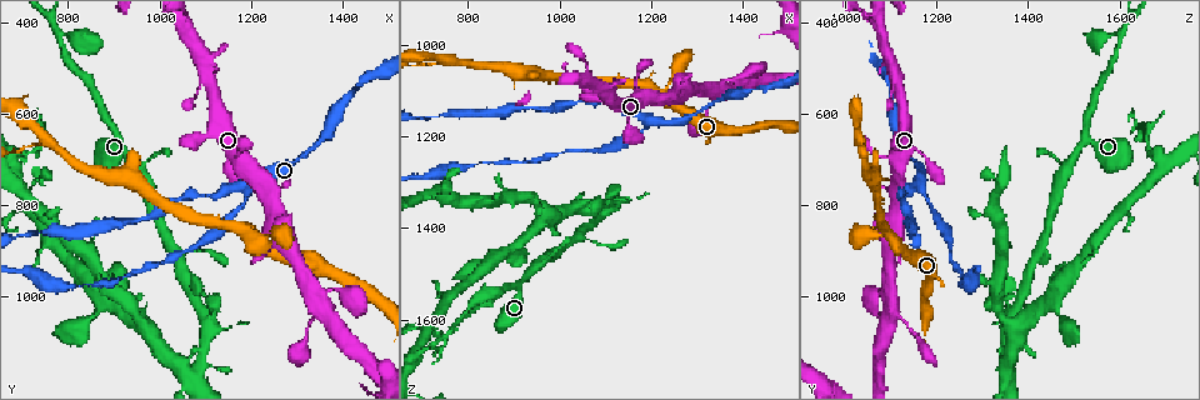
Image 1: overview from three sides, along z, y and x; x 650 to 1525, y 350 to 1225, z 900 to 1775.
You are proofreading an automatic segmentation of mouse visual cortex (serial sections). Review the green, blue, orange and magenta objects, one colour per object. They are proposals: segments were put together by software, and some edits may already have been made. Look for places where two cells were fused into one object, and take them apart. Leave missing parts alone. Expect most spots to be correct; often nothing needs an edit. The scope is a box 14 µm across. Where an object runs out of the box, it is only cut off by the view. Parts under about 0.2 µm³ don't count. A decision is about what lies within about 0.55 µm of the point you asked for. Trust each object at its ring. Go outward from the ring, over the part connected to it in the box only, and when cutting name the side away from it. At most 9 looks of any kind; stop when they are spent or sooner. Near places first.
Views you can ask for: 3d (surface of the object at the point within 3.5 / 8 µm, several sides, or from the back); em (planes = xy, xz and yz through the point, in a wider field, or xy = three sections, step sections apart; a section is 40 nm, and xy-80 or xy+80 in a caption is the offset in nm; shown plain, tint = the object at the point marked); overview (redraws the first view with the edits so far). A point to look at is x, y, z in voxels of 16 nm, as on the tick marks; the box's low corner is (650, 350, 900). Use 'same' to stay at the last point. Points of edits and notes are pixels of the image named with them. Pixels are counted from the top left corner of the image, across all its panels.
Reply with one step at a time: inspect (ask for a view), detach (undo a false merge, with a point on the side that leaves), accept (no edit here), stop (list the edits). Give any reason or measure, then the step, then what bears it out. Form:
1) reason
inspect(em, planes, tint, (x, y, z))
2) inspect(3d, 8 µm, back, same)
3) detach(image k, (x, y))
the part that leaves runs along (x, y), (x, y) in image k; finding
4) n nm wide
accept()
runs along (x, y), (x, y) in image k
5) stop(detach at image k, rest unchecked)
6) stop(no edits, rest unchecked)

two arms in line, one across
inspect(3d, 3.5 µm, (1200, 750, 1160))

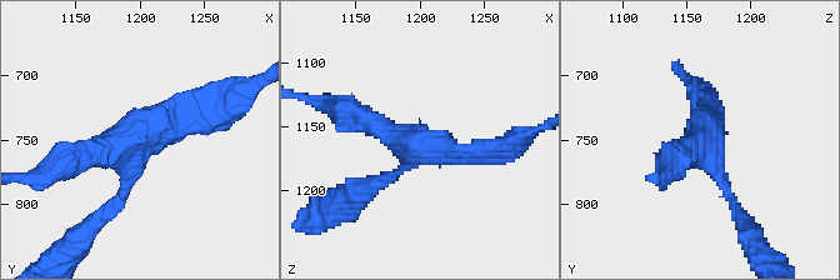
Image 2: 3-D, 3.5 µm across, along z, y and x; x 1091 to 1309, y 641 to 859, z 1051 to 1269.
3 arms; arms of 150, 300, 300 nm; shape alone is not enough
inspect(em, xy, step 5, tint, (1198, 752, 1168))

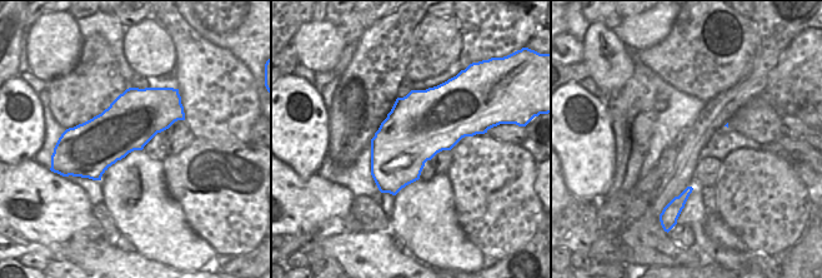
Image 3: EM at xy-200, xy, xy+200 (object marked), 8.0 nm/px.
accept()
runs along (213, 114), (151, 125), (68, 163) in image 2; continuous, no second cell

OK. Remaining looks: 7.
a fork
inspect(3d, 3.5 µm, (1215, 885, 1110))

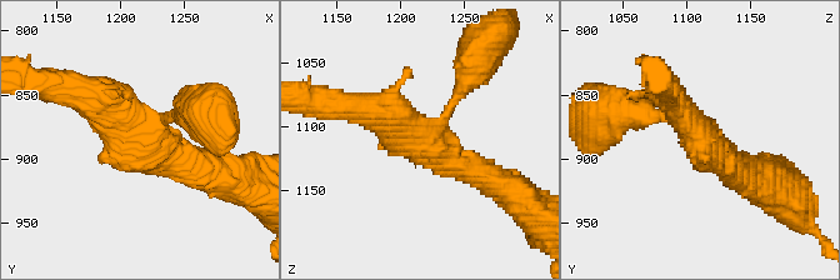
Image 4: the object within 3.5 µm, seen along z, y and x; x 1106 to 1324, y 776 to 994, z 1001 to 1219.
inspect(em, planes, tint, (1212, 878, 1110))

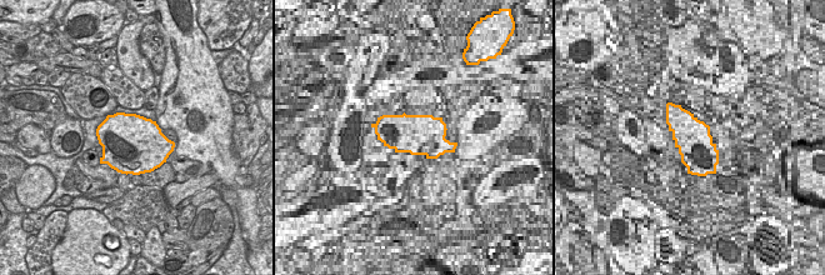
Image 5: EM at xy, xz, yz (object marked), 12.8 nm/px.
750 nm wide
accept()
runs along (201, 171), (71, 90) in image 4; one cell here

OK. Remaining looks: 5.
a narrow waist
inspect(3d, 3.5 µm, (935, 950, 1255))

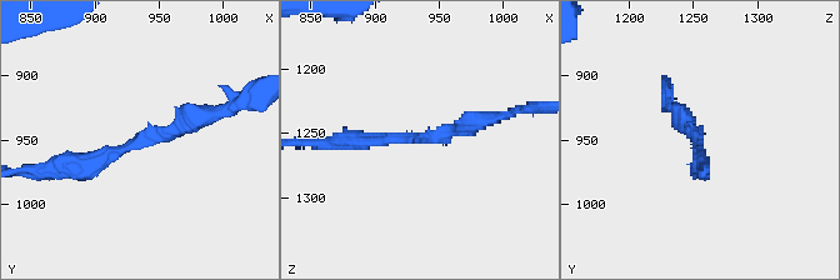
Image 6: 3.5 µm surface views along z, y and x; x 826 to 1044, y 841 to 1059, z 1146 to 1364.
arms of 250, 250 nm; need the tissue
inspect(em, xy, step 3, tint, (926, 956, 1254))

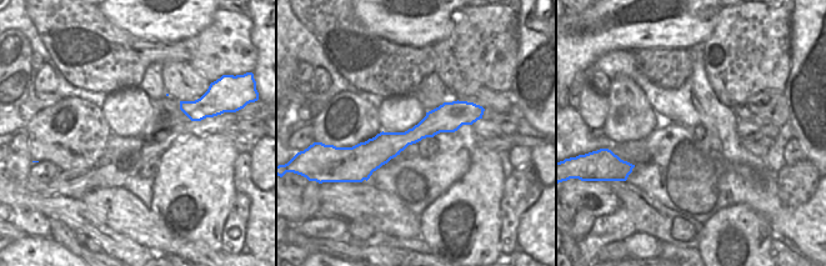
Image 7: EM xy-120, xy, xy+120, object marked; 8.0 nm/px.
cut it another way
inspect(em, xy, step 1, tint, same)

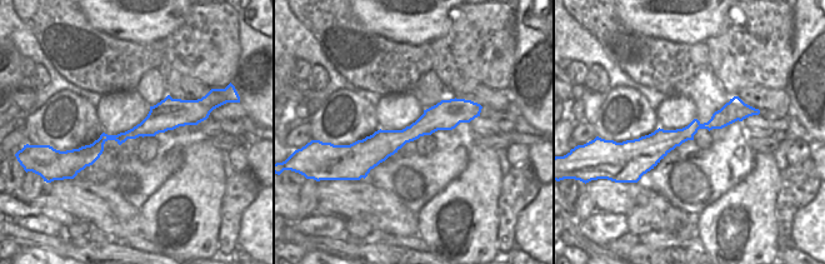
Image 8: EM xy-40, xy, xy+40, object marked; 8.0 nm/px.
accept()
runs along (203, 115), (88, 169), (49, 169) in image 6; all the same cell

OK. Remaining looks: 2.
three-way junction
inspect(em, xy, step 1, tint, (965, 1060, 1360))

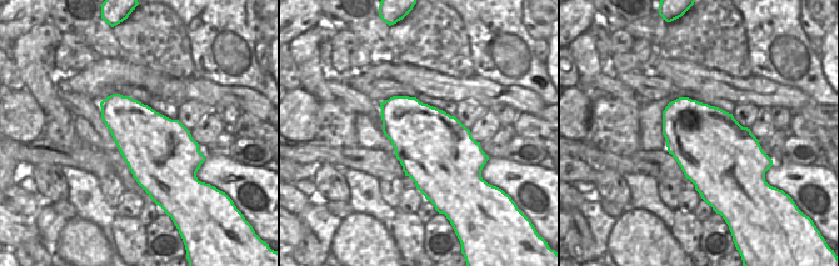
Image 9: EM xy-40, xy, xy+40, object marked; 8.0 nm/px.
wider look
inspect(3d, 3.5 µm, back, same)

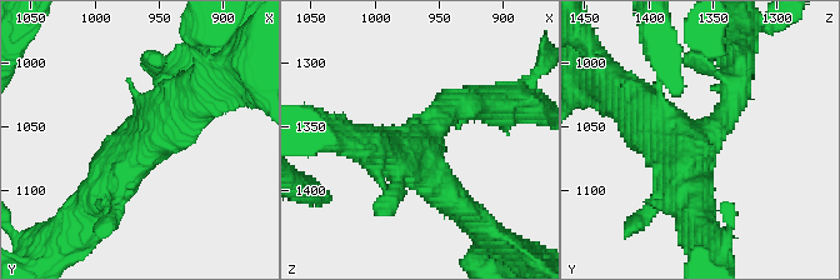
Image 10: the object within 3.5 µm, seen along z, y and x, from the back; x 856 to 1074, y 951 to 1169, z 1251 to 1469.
accept()
one cell here

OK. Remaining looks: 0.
stop(no edits, rest unchecked)

